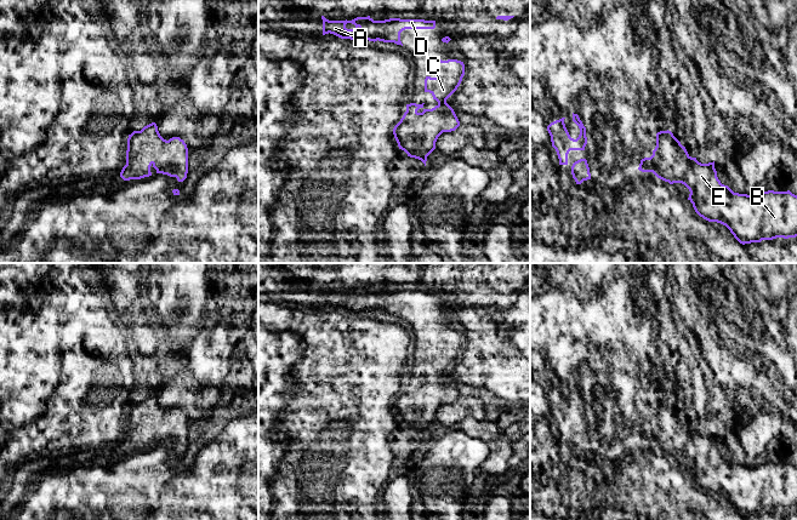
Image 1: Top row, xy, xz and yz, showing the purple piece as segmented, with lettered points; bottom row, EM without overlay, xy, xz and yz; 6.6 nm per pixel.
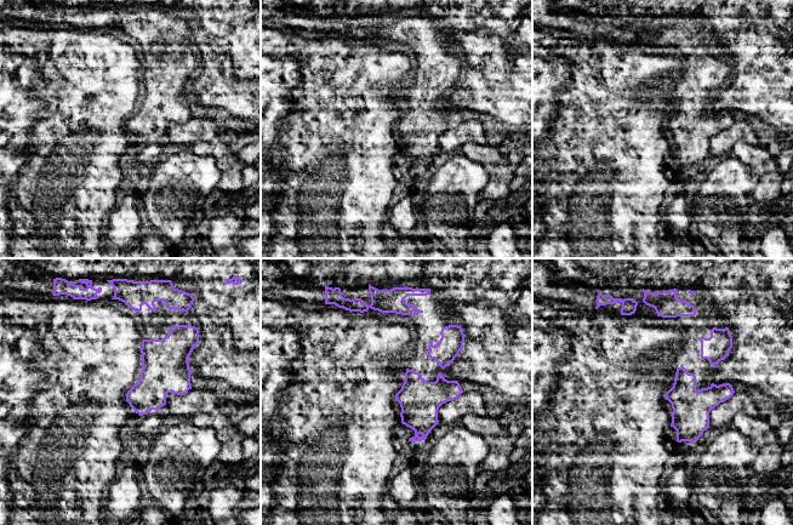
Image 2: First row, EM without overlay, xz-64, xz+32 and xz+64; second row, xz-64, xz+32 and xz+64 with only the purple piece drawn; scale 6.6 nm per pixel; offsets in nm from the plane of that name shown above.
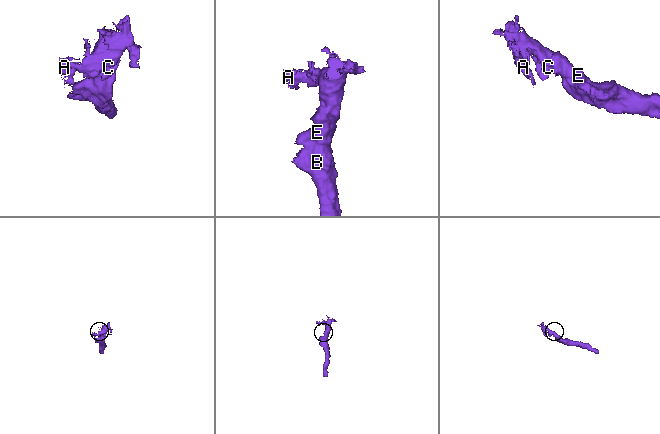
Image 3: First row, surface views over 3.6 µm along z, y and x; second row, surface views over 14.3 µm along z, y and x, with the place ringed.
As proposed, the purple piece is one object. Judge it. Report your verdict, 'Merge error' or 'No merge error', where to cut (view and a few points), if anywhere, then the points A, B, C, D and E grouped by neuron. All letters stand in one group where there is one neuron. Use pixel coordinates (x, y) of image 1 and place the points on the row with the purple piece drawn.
No merge error. No split. Groups: A B C D E

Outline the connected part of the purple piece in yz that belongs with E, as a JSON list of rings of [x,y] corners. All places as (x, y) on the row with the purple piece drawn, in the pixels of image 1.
[[[668,130],[656,133],[656,147],[653,155],[642,159],[638,170],[653,172],[670,184],[684,184],[690,192],[688,200],[693,204],[695,212],[708,222],[725,225],[742,245],[797,236],[797,195],[790,190],[768,190],[755,195],[734,193],[718,179],[715,161],[701,164],[696,158],[691,158],[685,147]]]

